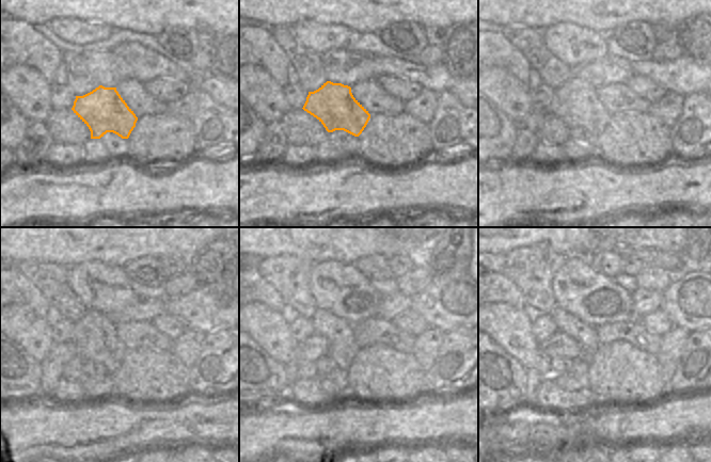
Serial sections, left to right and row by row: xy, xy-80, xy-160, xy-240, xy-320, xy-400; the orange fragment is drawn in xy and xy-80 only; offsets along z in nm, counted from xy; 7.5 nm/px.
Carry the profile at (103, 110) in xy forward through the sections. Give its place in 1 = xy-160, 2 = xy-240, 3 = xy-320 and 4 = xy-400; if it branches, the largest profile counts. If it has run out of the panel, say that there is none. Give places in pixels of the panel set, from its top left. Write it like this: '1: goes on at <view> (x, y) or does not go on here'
1: goes on at xy-160 (575, 101)
2: goes on at xy-240 (95, 338)
3: goes on at xy-320 (342, 346)
4: goes on at xy-400 (585, 335)

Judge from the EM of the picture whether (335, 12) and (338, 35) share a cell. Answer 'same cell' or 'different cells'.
different cells

